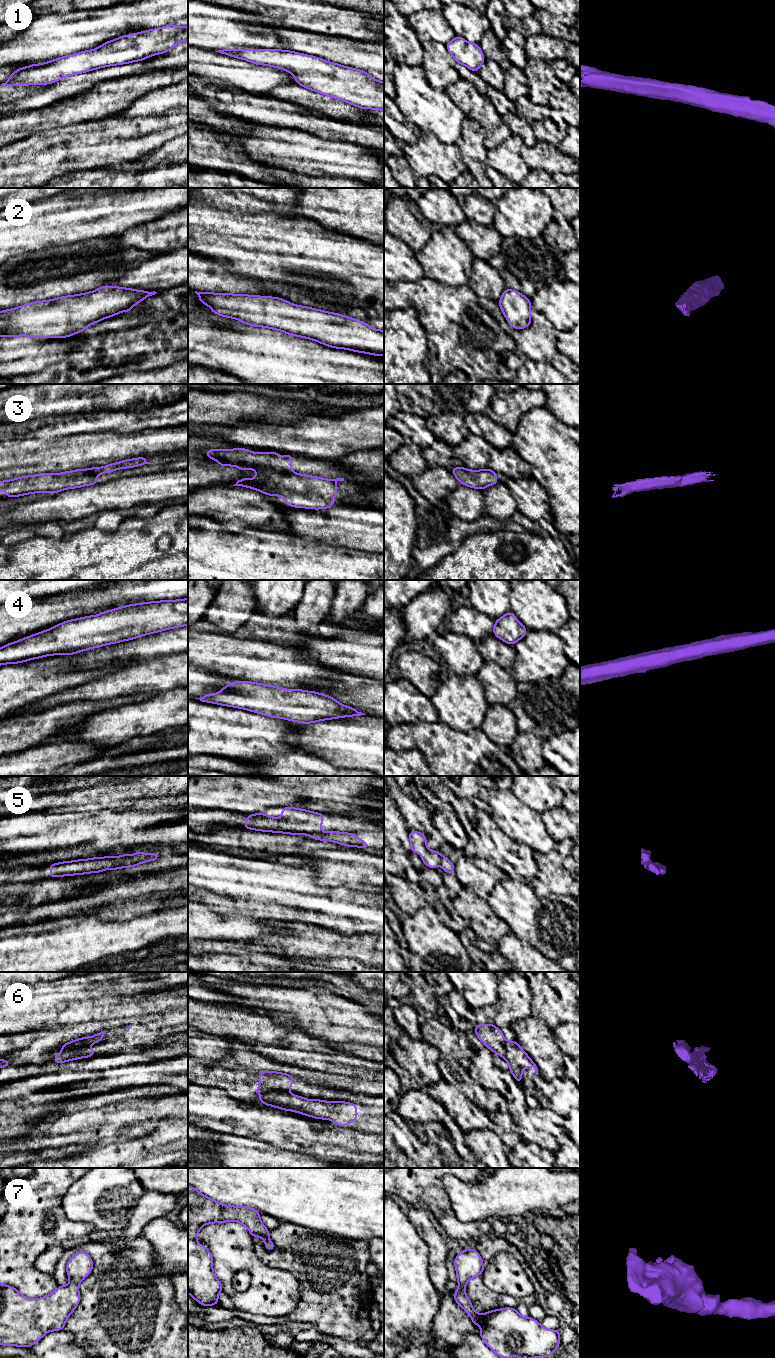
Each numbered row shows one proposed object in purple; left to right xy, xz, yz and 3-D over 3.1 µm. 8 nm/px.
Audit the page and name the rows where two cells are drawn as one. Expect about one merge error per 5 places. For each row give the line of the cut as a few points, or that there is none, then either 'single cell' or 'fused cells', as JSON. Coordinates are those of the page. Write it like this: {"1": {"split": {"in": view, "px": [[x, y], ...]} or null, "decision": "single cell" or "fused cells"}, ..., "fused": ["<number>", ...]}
{"1": {"split": null, "decision": "single cell"}, "2": {"split": null, "decision": "single cell"}, "3": {"split": null, "decision": "single cell"}, "4": {"split": null, "decision": "single cell"}, "5": {"split": {"in": "xy", "px": [[131, 855], [119, 857], [111, 868]]}, "decision": "fused cells"}, "6": {"split": {"in": "xy", "px": [[71, 1041], [77, 1041], [80, 1044], [73, 1051], [86, 1057]]}, "decision": "fused cells"}, "7": {"split": null, "decision": "single cell"}, "fused": ["5", "6"]}

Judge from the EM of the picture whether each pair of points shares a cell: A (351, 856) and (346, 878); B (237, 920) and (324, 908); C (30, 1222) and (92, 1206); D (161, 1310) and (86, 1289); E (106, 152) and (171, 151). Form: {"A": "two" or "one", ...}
{"A": "one", "B": "two", "C": "two", "D": "one", "E": "two"}

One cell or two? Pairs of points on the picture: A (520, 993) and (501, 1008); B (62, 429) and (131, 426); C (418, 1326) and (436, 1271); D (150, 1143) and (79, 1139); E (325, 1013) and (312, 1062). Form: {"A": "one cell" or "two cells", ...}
{"A": "one cell", "B": "one cell", "C": "two cells", "D": "two cells", "E": "two cells"}

